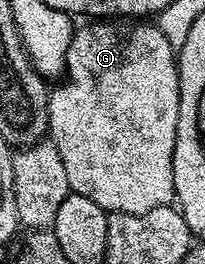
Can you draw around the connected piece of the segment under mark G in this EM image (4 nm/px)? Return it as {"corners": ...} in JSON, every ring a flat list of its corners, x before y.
{"corners":[[102,17,97,21,87,23,90,23,87,27,79,26,75,30,72,41,68,45,65,78,57,84,59,87,55,91,53,88,49,92,50,126,48,135,53,139,56,149,60,149,60,161,64,161,64,170,68,172,68,185,71,192,96,201,96,205,100,205,108,213,119,211,120,213,139,215,140,213,152,213,152,209,169,207,176,199,174,194,174,146,176,145,176,121,180,109,176,49,168,45,168,37,164,37,164,33,160,33,158,26,150,21,135,21,130,17]]}

